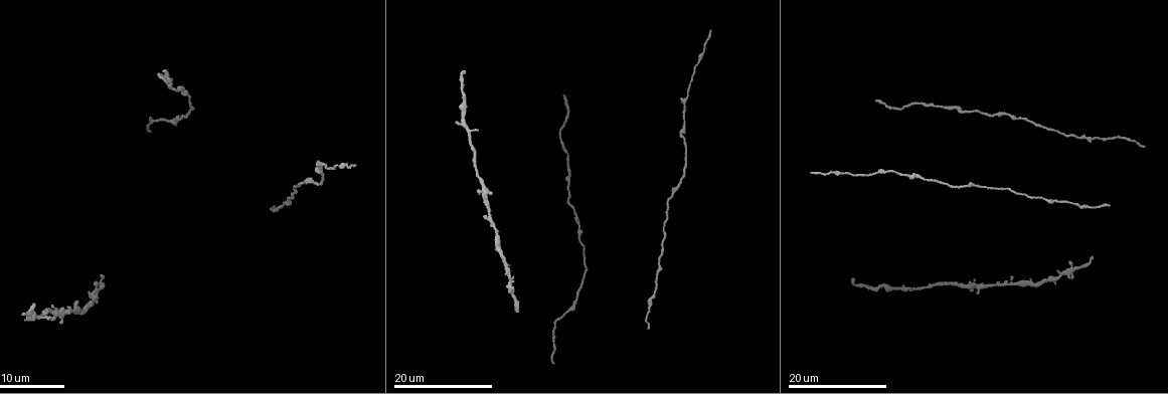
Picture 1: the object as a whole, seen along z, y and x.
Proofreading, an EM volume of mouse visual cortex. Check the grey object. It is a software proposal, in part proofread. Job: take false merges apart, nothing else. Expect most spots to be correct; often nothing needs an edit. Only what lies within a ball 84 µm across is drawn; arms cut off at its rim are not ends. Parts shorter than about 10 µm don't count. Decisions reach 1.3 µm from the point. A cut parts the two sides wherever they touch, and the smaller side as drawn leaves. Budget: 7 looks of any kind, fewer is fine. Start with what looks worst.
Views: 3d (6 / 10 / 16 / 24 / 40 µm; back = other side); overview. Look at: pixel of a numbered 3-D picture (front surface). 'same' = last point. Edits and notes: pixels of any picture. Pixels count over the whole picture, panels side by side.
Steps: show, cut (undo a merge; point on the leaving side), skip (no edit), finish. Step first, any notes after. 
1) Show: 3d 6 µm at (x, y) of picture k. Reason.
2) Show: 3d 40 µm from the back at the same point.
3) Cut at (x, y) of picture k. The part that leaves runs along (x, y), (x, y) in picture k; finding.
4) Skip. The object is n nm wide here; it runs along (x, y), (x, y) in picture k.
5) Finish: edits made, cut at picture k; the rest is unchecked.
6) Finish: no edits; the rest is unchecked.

Show: 3d 24 µm at (909, 176) of picture 1. Three-way junction.

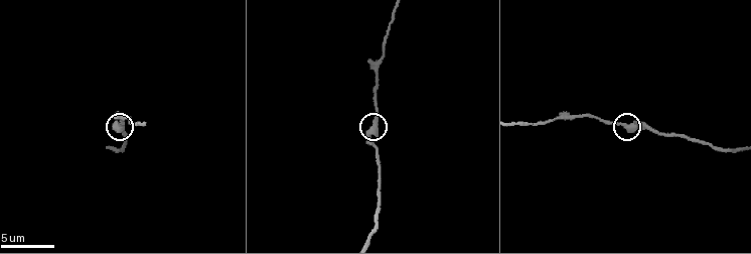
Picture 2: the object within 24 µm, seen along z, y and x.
Show: 3d 6 µm at (626, 123) of picture 2. Closer look.

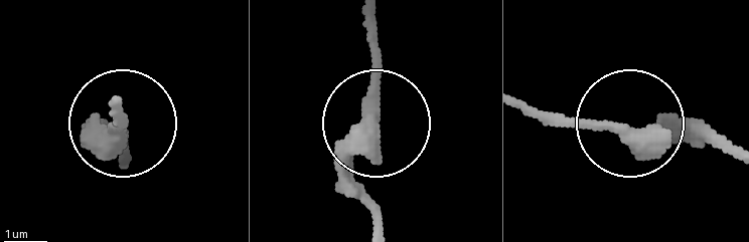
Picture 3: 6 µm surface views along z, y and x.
Skip. 3 arms meet here; all the same cell.

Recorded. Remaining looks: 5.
Show: 3d 24 µm at (190, 111) of picture 1. A narrow waist.

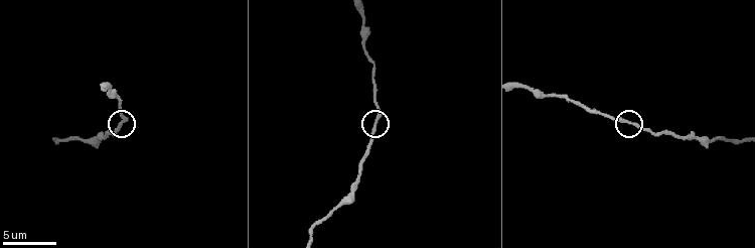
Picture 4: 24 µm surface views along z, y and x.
Show: 3d 10 µm at (122, 122) of picture 4.

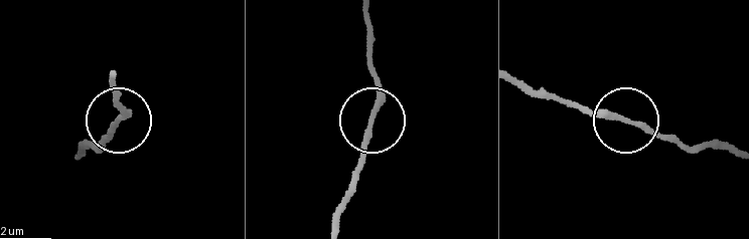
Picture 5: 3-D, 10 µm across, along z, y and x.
Show: 3d 10 µm from the back at (371, 119) of picture 5.

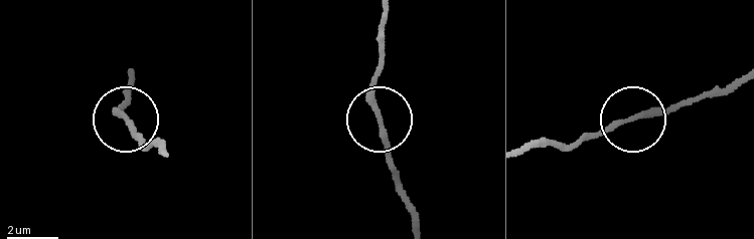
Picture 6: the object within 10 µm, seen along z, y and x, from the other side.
Skip. One cell here.

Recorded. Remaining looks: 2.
Show: 3d 6 µm at (84, 139) of picture 4. Sudden change in width.

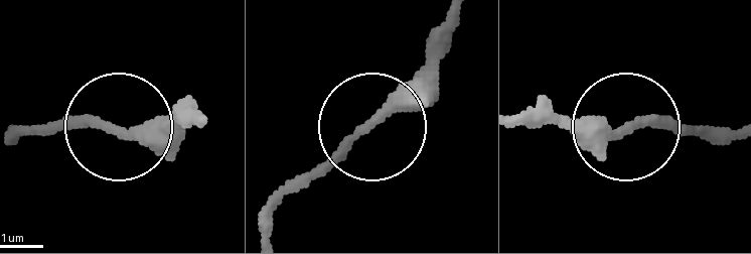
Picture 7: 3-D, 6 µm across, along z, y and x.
Skip. One cell here.

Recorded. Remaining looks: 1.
Finish: no edits; the rest is unchecked.

